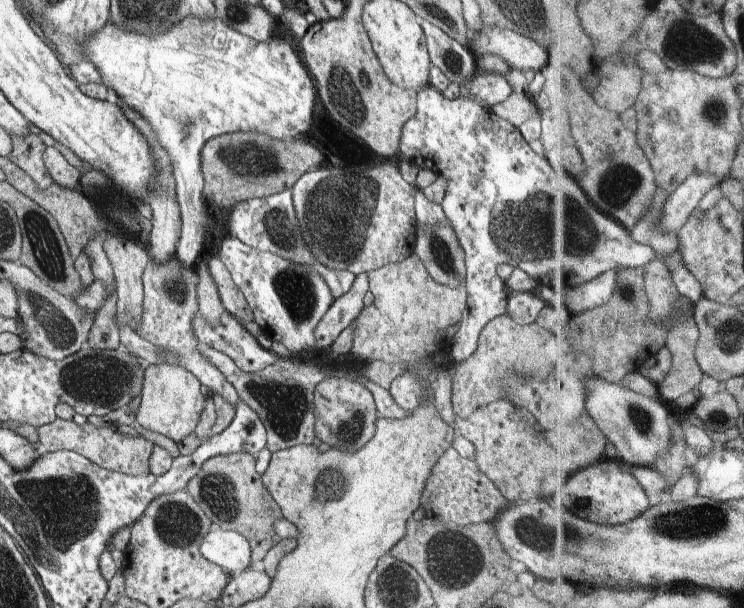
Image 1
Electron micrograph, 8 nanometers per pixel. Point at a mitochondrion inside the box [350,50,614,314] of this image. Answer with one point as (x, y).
(542, 227)

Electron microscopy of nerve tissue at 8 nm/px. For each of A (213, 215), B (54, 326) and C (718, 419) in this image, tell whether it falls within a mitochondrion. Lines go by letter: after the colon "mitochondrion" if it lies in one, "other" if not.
A: other
B: mitochondrion
C: mitochondrion

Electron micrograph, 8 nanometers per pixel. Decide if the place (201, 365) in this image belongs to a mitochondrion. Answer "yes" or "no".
no

